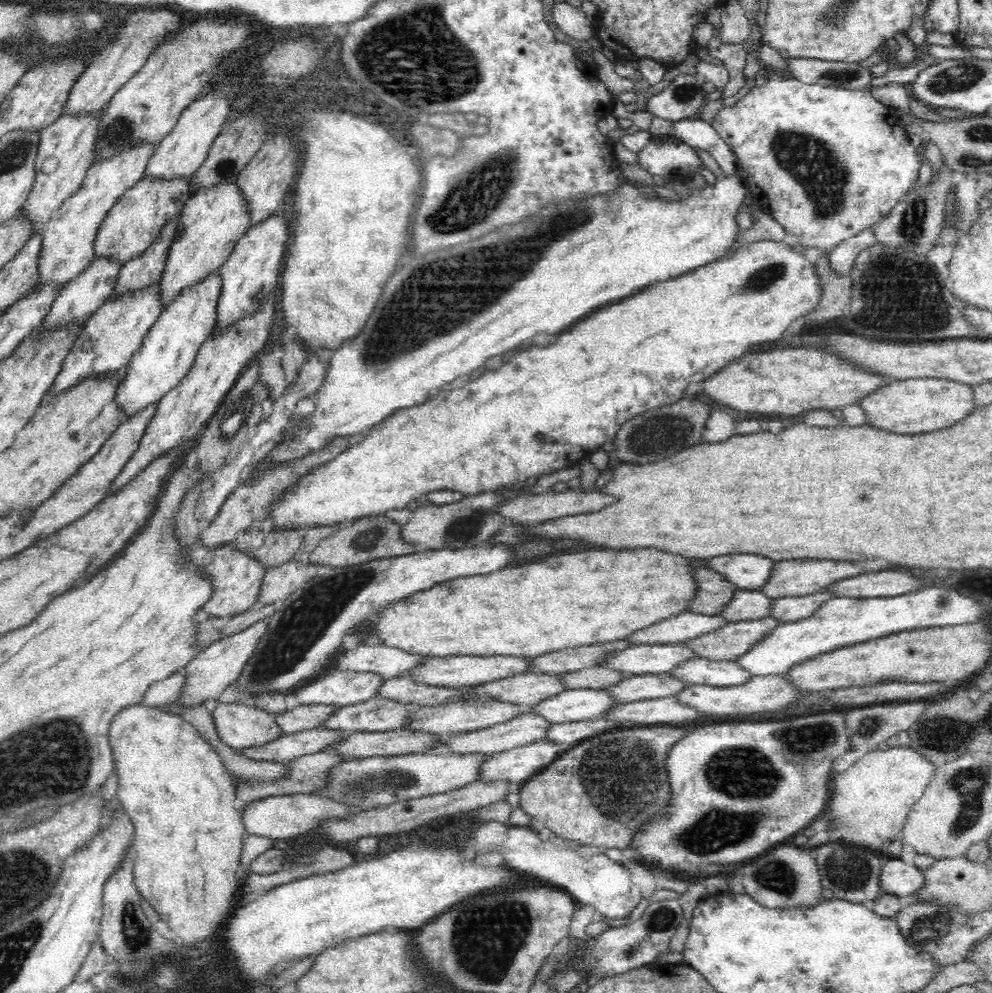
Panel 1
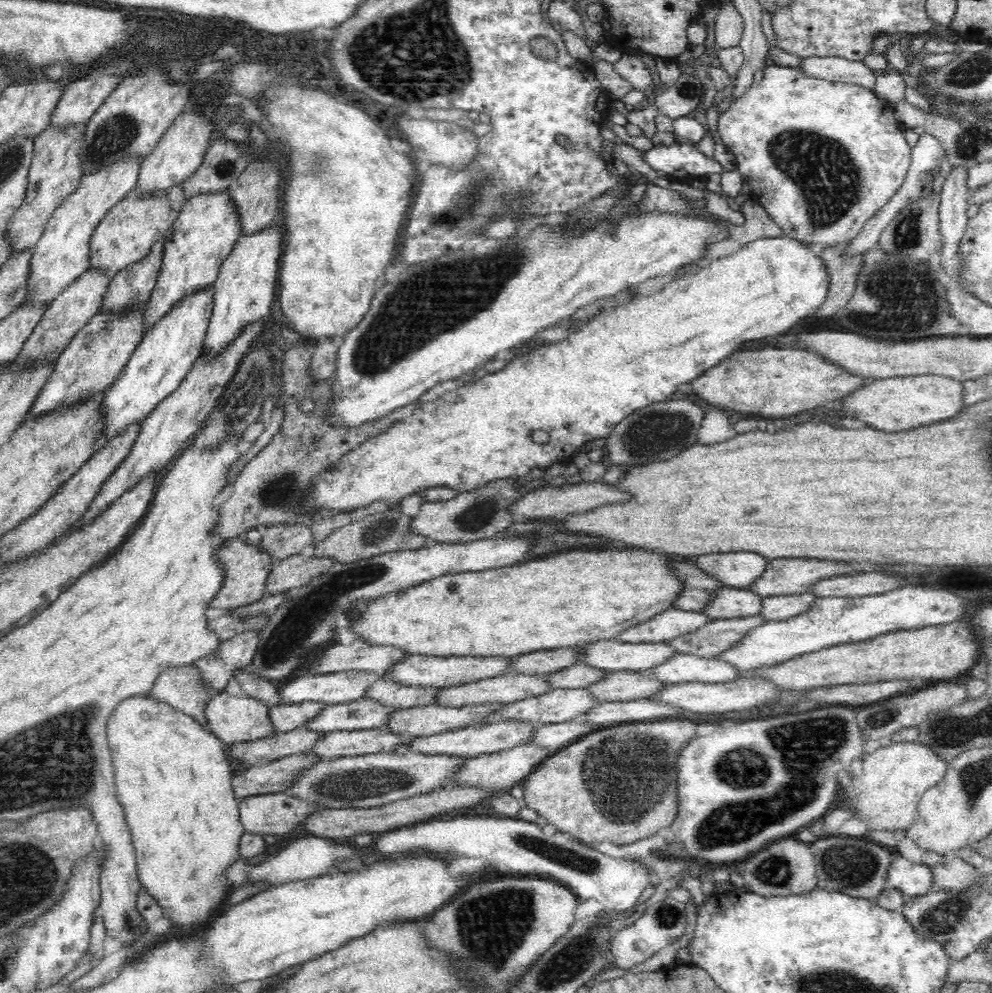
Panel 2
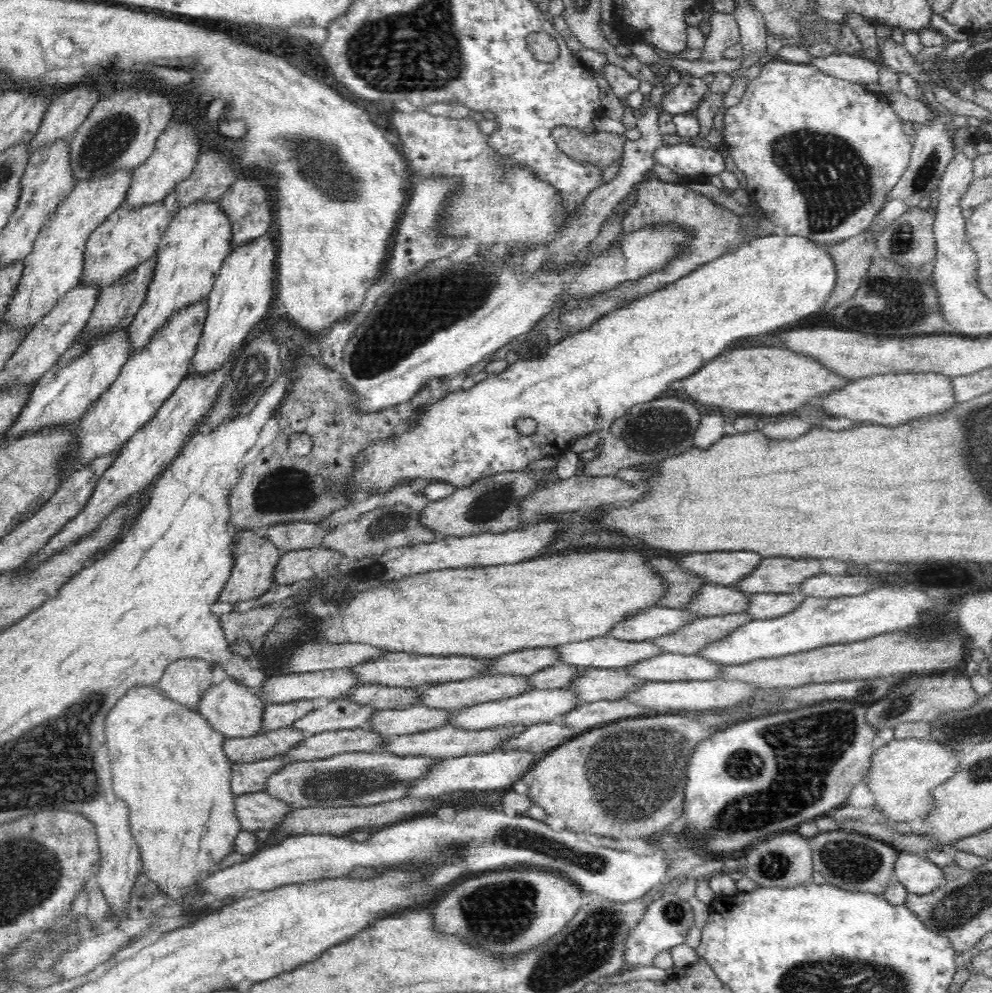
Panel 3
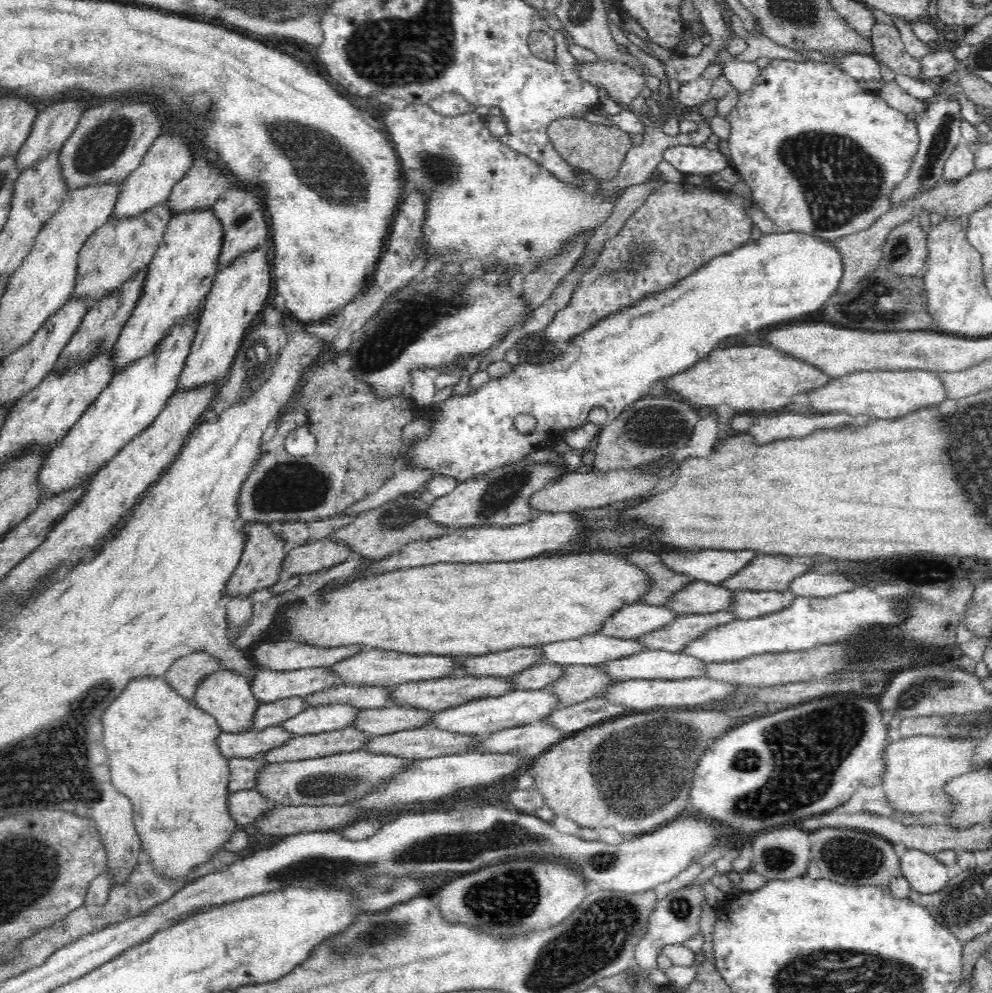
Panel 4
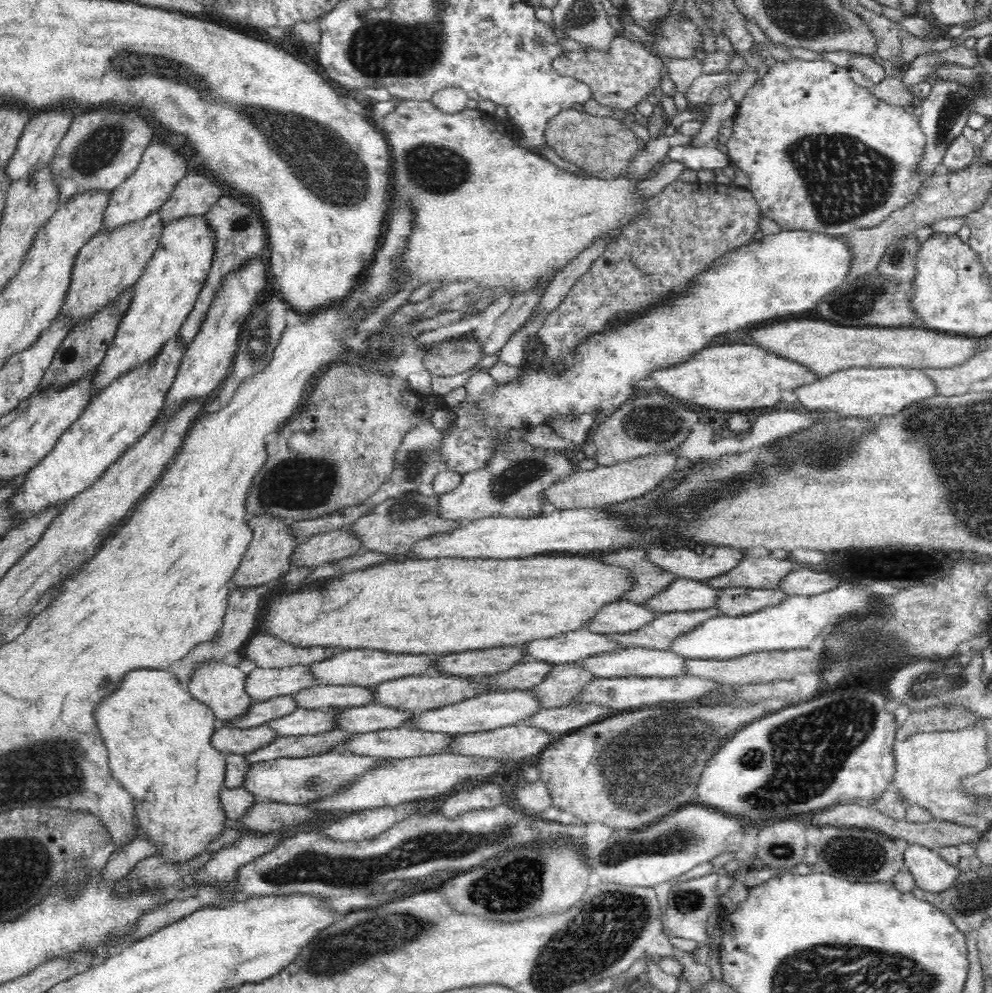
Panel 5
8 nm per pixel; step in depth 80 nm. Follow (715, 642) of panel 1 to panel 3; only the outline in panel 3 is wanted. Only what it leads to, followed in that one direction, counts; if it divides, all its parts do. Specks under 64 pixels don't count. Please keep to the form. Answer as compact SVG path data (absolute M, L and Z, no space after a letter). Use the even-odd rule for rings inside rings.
M746 612L698 617L684 624L684 626L675 630L672 634L659 636L652 641L666 652L698 655L702 647L725 637L729 632L740 628L740 625L746 624L752 619L754 618Z

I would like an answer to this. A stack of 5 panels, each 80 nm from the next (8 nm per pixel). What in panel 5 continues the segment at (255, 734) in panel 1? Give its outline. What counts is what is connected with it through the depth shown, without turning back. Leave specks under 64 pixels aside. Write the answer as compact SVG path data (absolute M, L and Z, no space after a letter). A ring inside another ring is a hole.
M223 659L207 660L194 669L194 674L187 682L186 689L196 700L211 708L218 722L224 723L224 726L229 726L234 719L240 719L255 702L245 691L246 678L246 674L240 670L238 665L226 664Z

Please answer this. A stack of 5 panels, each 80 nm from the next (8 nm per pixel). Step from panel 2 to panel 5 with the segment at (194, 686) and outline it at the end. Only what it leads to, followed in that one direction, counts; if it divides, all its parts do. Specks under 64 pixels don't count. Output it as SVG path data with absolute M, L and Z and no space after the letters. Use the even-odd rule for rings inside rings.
M236 587L230 591L227 599L227 609L223 618L220 635L217 636L216 642L206 642L197 644L184 658L180 660L180 668L173 673L179 678L180 683L187 688L187 682L192 678L194 669L204 661L220 660L226 658L227 652L237 651L240 646L244 645L252 636L250 632L256 623L256 614L260 609L260 602L263 597L258 594L257 587Z

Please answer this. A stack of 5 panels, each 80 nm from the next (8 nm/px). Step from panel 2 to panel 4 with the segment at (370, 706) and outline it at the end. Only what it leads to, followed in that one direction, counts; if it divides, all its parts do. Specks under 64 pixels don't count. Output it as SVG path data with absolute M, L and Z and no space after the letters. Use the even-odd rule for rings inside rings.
M326 704L317 707L308 707L292 718L279 724L291 734L304 736L330 732L344 727L350 727L358 712L362 708L356 708L349 704Z

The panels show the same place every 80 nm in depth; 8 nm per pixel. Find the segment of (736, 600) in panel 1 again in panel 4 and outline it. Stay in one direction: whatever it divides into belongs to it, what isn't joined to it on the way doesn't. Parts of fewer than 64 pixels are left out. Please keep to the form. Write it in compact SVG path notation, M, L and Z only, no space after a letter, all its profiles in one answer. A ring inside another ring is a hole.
M694 580L684 590L680 590L672 602L666 603L665 607L678 615L705 615L729 610L734 600L736 593L732 589Z

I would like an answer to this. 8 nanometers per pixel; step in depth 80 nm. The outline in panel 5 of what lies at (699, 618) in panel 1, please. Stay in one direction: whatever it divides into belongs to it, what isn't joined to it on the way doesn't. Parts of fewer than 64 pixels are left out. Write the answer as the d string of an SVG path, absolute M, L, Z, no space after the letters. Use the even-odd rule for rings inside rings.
M622 599L616 603L604 606L585 629L598 634L624 634L642 628L660 612L650 610L638 603Z

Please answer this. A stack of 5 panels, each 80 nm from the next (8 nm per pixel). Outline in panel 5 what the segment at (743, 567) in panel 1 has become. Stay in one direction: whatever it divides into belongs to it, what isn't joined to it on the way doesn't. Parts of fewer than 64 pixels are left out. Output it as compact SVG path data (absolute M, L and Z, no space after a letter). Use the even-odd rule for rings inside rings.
M718 545L704 547L700 554L688 547L672 550L659 547L645 551L649 561L658 565L662 570L685 579L701 582L724 575L725 572L736 567L746 555L755 554L751 549L718 547Z

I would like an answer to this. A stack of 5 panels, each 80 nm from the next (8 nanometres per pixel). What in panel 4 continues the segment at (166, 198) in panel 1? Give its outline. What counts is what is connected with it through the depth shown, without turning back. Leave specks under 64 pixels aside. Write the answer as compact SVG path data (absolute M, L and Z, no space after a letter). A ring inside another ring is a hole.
M170 204L155 205L136 217L111 218L88 237L78 257L77 282L71 296L89 300L90 304L130 280L140 269L150 264L169 220L173 218Z

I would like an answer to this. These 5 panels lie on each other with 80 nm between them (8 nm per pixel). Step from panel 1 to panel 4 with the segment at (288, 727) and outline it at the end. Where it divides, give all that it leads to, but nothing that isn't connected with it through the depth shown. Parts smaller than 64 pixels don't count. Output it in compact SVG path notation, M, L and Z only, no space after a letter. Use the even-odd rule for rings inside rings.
M302 697L283 698L269 703L261 702L253 718L252 730L257 731L270 728L270 726L278 726L306 708L308 706Z

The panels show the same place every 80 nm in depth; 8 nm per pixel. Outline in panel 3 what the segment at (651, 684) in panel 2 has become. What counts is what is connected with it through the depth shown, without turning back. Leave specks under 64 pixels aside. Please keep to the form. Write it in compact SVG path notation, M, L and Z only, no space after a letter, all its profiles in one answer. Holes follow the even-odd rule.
M581 667L580 678L574 679L567 689L578 697L580 702L591 703L599 700L618 700L632 689L642 686L646 680L630 676L623 669Z

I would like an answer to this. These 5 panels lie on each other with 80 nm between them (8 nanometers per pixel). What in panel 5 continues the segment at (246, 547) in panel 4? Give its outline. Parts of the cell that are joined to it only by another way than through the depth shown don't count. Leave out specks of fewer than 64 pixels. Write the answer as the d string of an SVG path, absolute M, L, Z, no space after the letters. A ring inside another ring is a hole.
M251 515L248 524L253 532L253 540L250 541L236 574L232 575L236 587L257 587L284 576L291 570L290 556L299 545L293 530L289 528L290 524L278 516Z

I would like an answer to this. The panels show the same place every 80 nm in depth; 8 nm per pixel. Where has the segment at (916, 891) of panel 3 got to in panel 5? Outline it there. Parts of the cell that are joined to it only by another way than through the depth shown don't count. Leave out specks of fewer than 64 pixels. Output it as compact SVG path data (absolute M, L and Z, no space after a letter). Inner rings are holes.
M910 843L904 851L907 871L914 876L916 887L926 892L943 892L954 886L962 871L940 857L937 849Z

